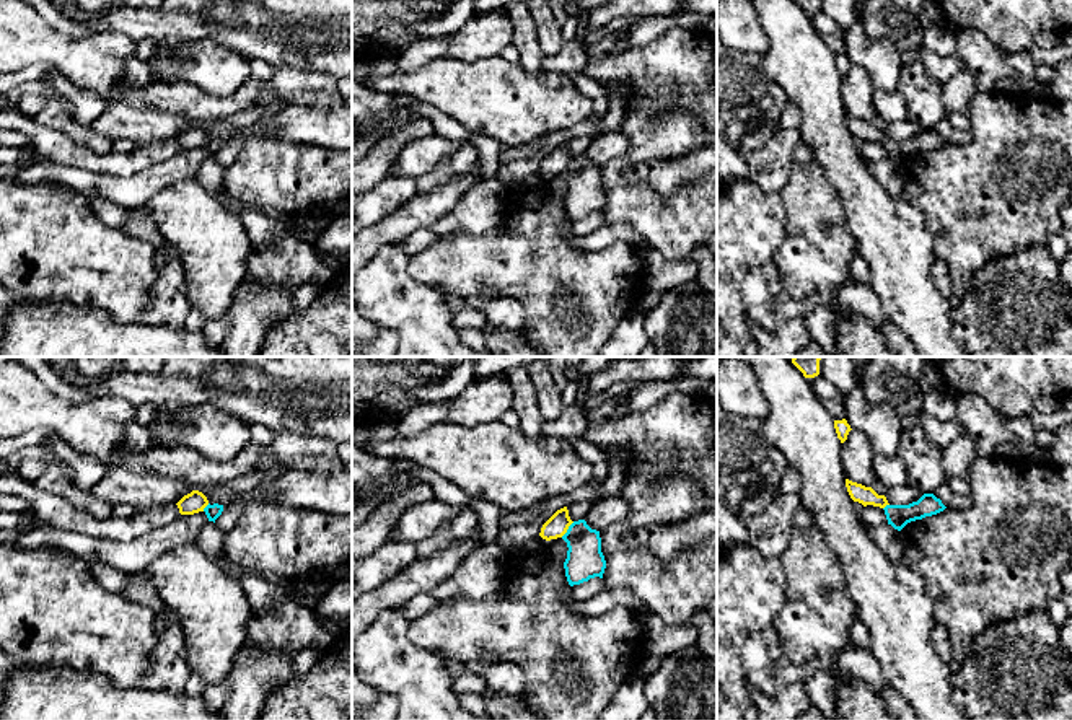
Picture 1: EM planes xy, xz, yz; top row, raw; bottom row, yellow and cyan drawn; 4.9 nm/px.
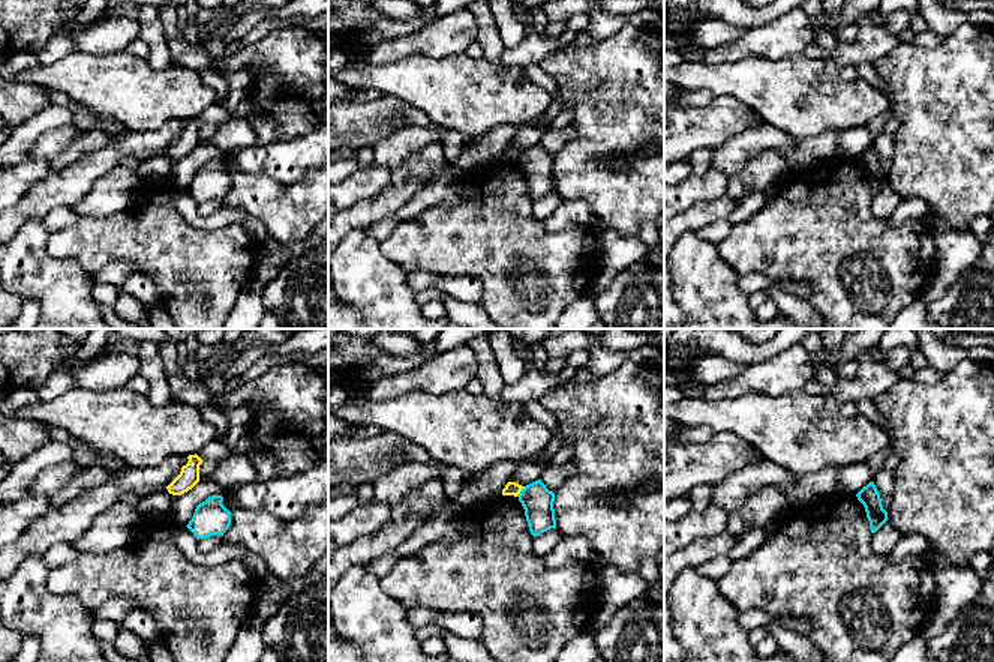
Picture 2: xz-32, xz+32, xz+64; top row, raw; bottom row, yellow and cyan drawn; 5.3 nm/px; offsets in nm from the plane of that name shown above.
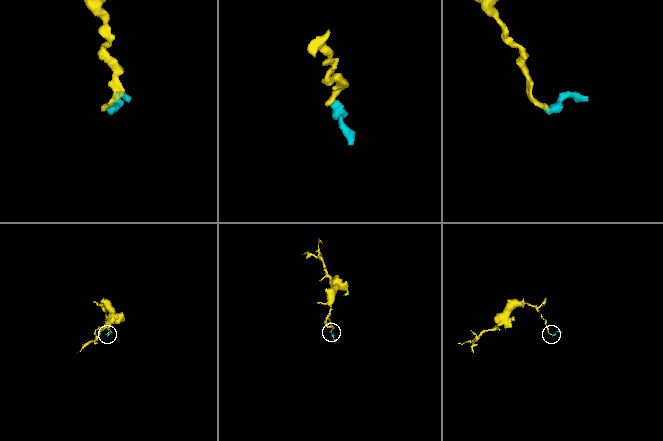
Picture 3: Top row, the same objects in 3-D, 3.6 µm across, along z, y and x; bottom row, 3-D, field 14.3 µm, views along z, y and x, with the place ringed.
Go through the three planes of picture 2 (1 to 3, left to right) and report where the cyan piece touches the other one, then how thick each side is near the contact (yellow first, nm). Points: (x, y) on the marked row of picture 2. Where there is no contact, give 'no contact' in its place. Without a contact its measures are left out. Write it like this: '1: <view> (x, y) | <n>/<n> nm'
1: no contact
2: xz+32 (520, 490) | 80/170 nm
3: no contact

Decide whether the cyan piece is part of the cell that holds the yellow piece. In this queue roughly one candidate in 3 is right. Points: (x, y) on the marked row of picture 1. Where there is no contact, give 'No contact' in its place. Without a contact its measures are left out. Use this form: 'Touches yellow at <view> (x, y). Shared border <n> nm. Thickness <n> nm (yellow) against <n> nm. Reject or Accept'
Touches yellow at xz (567, 528). Shared border 100 nm. Thickness 110 nm (yellow) against 180 nm. Accept

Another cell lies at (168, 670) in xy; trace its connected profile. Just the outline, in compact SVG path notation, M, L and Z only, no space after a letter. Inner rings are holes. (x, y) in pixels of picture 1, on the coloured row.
M160 622L158 642L150 653L138 689L182 692L189 676L182 630L174 622Z

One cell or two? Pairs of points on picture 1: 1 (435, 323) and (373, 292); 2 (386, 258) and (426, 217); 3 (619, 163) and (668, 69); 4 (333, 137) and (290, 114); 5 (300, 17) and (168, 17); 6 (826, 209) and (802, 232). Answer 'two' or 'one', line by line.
1: one
2: two
3: one
4: one
5: one
6: one

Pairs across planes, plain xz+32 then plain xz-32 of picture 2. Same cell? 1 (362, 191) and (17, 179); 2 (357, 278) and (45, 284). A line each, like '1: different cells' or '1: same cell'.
1: same cell
2: same cell

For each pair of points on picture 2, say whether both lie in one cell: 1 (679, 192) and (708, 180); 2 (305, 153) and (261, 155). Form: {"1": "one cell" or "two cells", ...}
{"1": "one cell", "2": "one cell"}

